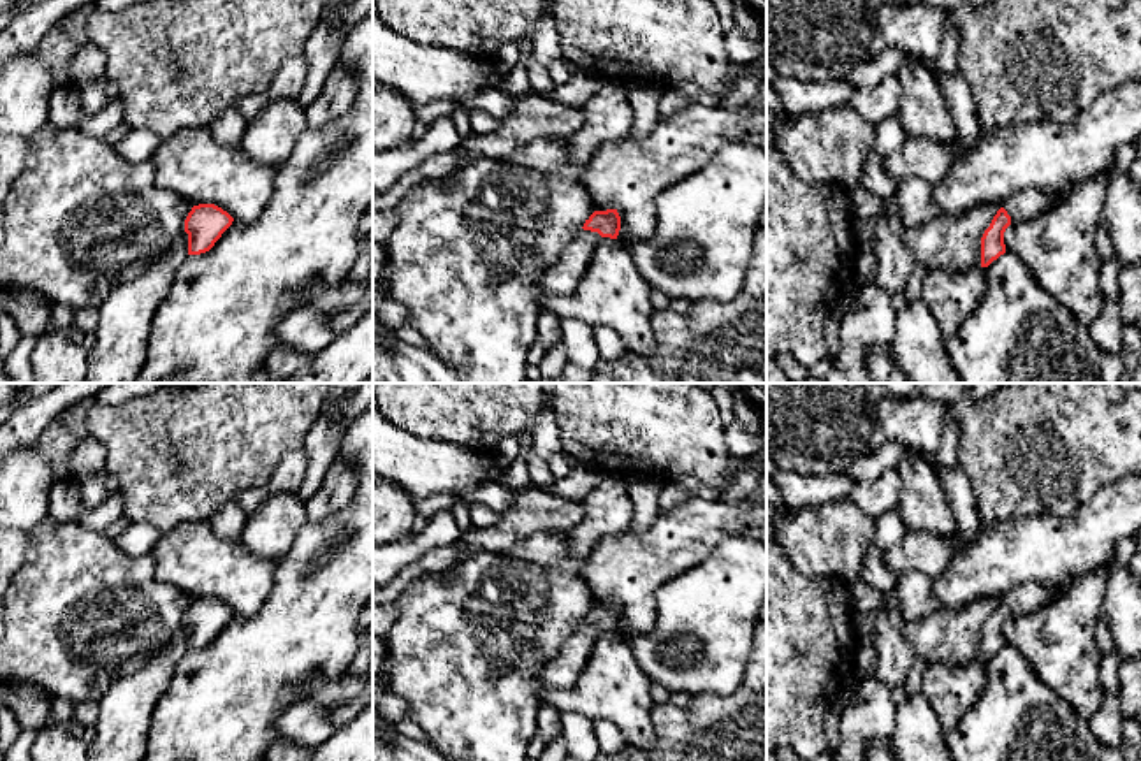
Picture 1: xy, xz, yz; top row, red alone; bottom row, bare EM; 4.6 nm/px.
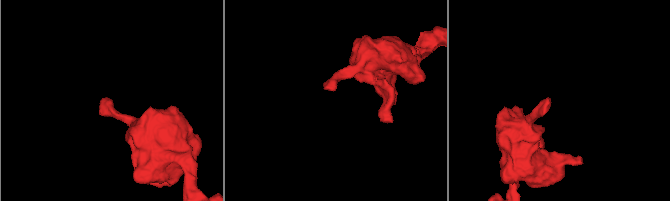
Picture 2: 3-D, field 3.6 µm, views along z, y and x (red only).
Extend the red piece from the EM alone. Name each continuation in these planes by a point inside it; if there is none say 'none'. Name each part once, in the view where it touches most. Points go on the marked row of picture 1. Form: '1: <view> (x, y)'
1: xz (563, 276)

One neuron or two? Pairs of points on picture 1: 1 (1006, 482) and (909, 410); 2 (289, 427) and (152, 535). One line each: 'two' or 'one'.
1: two
2: two

